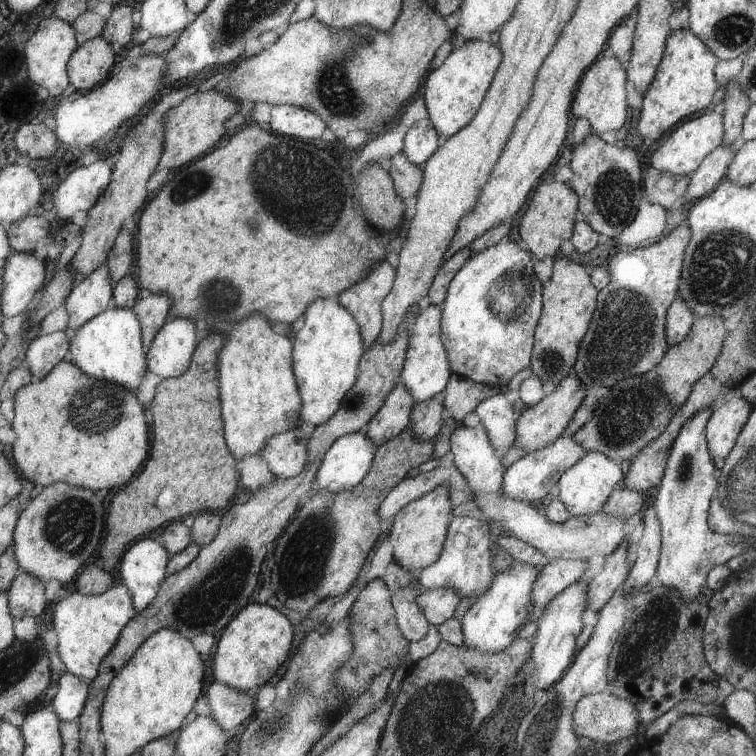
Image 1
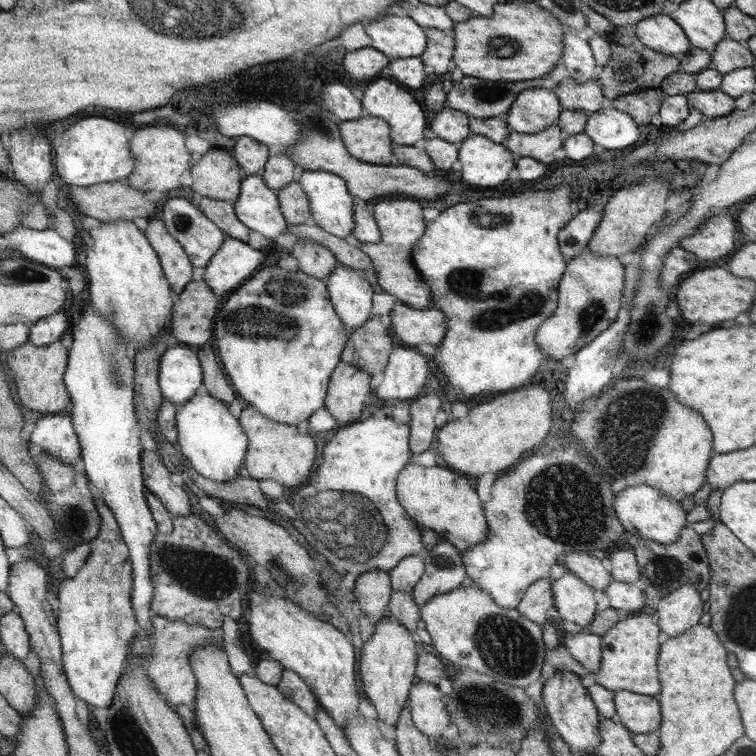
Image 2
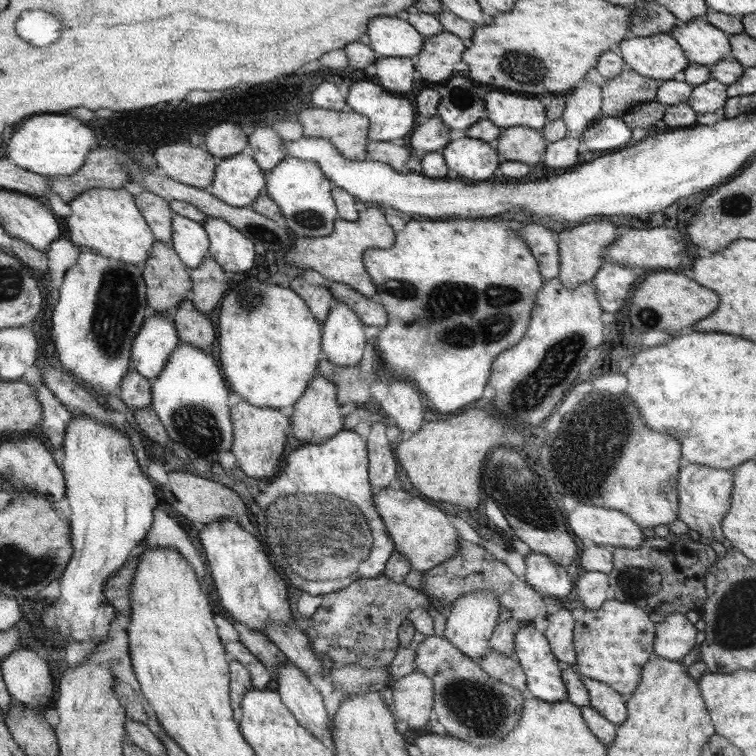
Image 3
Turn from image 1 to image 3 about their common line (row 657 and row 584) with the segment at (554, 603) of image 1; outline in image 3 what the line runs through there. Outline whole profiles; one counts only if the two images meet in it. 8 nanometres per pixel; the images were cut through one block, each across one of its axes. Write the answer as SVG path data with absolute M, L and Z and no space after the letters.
M530 552L524 558L526 580L538 592L556 598L566 598L572 592L574 584L568 576L567 567L554 562L548 555Z

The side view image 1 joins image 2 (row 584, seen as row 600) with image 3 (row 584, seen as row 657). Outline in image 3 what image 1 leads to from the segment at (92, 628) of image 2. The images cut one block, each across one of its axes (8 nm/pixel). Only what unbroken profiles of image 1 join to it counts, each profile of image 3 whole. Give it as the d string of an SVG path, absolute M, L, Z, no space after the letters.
M78 416L74 417L64 432L62 442L64 461L62 470L65 478L65 497L68 498L72 515L70 516L70 540L73 541L74 555L60 578L60 597L42 612L44 625L60 633L56 622L63 618L69 625L64 635L70 643L93 643L94 645L106 641L116 620L118 610L106 599L105 583L114 572L118 572L129 560L133 548L137 547L149 534L152 524L152 512L158 504L154 496L154 486L142 474L136 456L132 454L130 440L121 430L110 430L110 427L99 424L95 419Z

